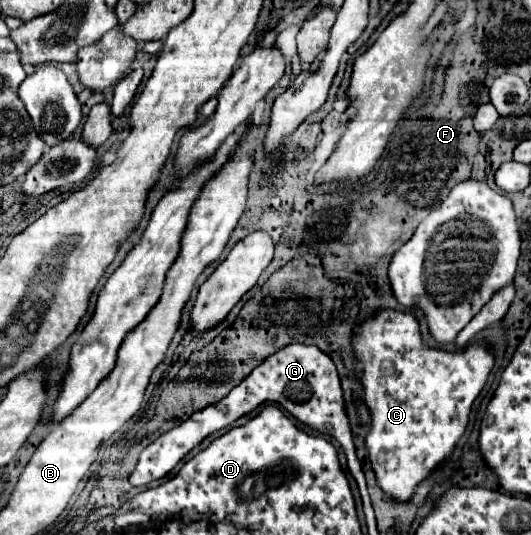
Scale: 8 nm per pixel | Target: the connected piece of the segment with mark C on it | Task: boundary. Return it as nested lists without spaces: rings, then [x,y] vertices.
[[[382,310],[374,318],[362,322],[354,338],[354,352],[358,356],[356,370],[364,384],[364,402],[372,412],[366,450],[370,454],[378,486],[394,500],[410,500],[416,484],[420,484],[430,474],[430,470],[434,470],[452,454],[458,438],[464,434],[472,402],[486,384],[494,358],[484,342],[470,344],[464,352],[442,352],[428,348],[420,338],[416,318],[410,312],[398,310]]]

